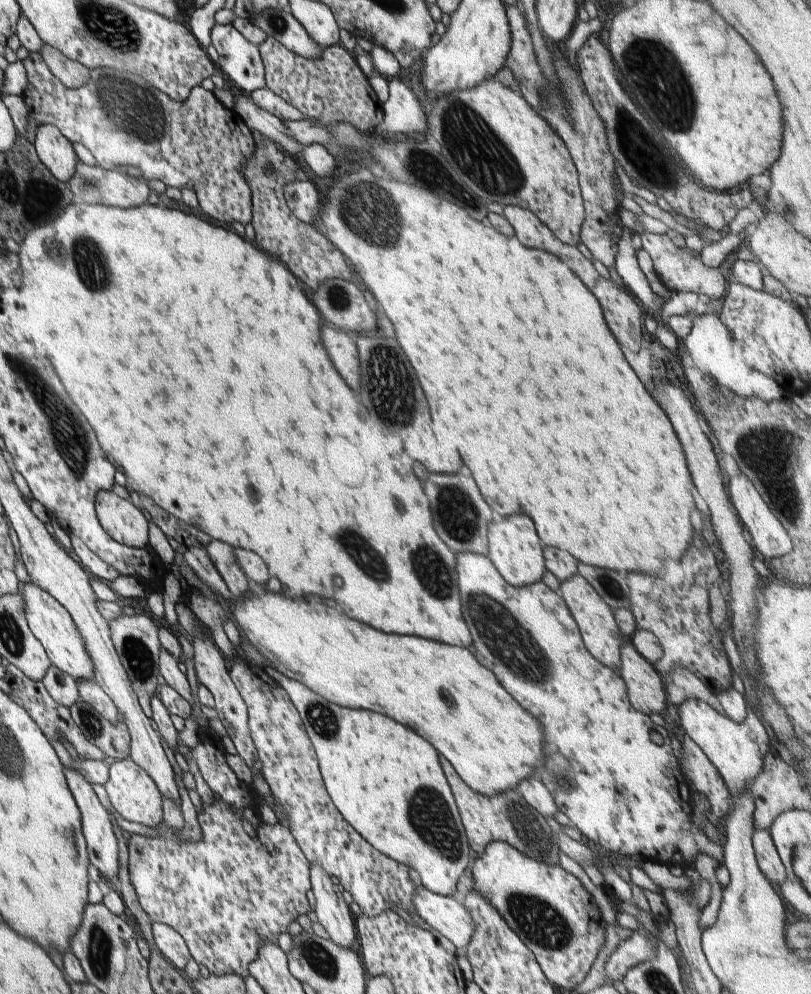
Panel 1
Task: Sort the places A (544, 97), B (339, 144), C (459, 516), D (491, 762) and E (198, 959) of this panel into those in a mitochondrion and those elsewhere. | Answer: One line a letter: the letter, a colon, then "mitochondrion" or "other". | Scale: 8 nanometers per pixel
A: mitochondrion
B: mitochondrion
C: mitochondrion
D: other
E: other

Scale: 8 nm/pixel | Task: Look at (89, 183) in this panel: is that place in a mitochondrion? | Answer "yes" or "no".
yes

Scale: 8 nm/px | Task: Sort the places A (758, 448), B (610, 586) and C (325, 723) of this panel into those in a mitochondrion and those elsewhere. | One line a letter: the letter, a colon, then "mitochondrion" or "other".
A: mitochondrion
B: mitochondrion
C: mitochondrion

